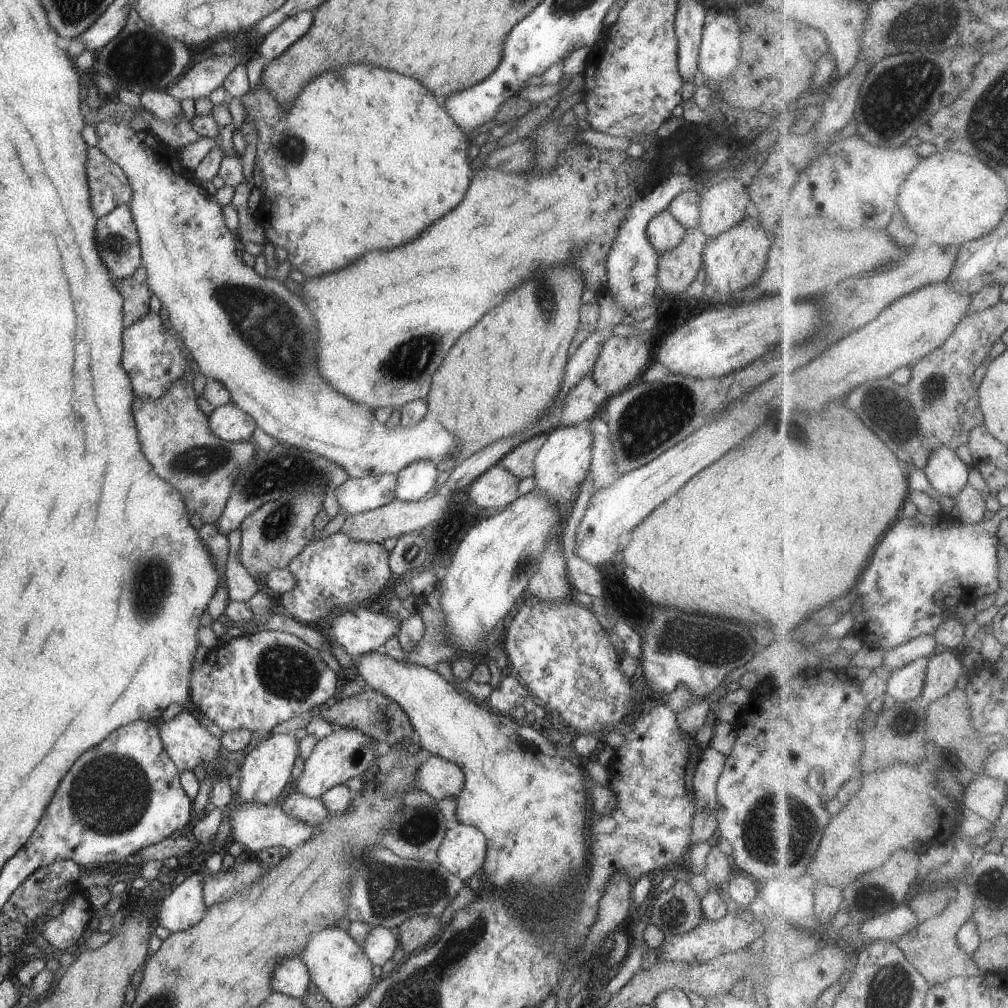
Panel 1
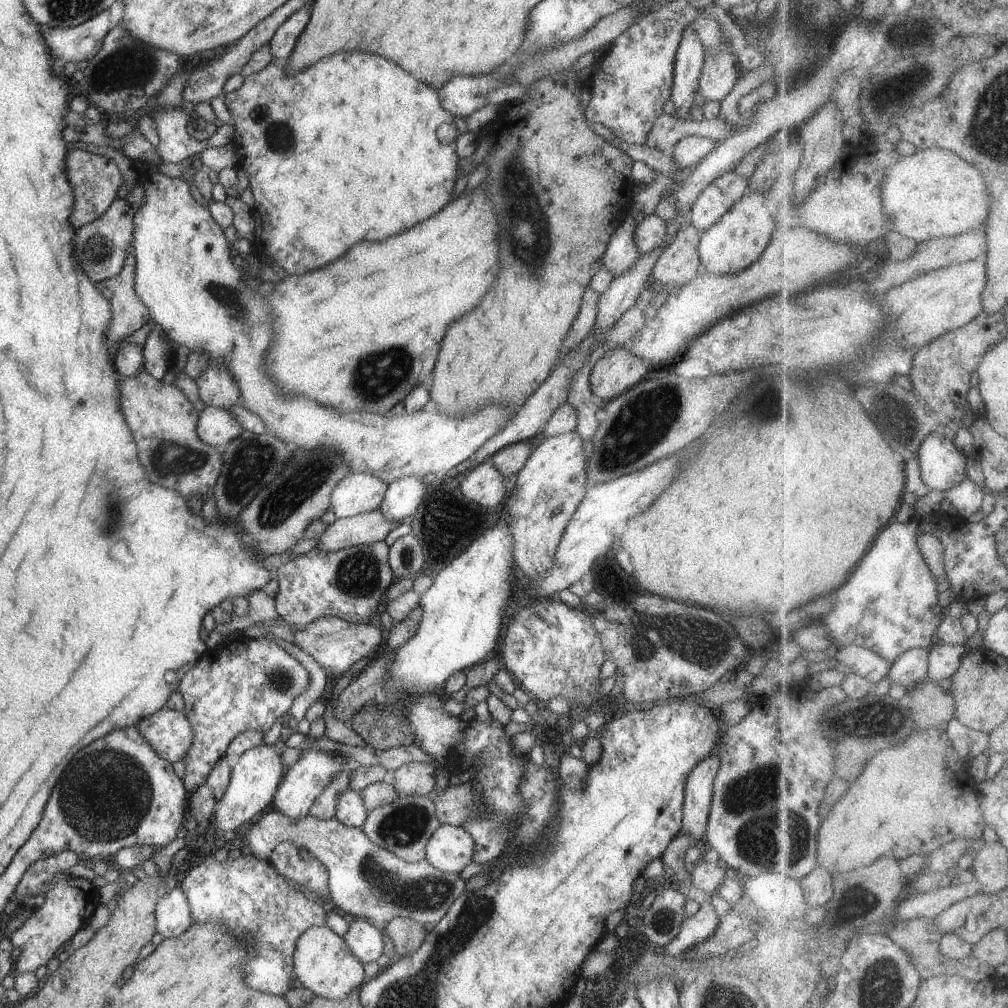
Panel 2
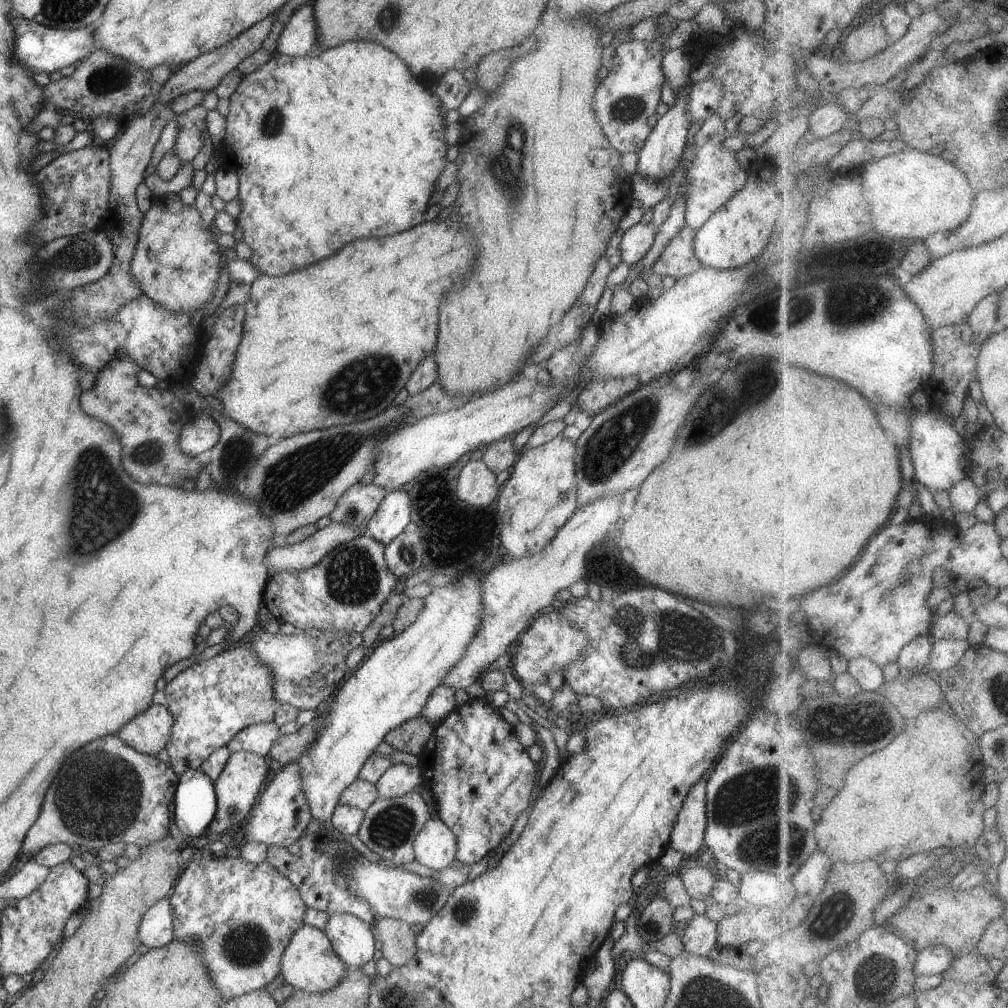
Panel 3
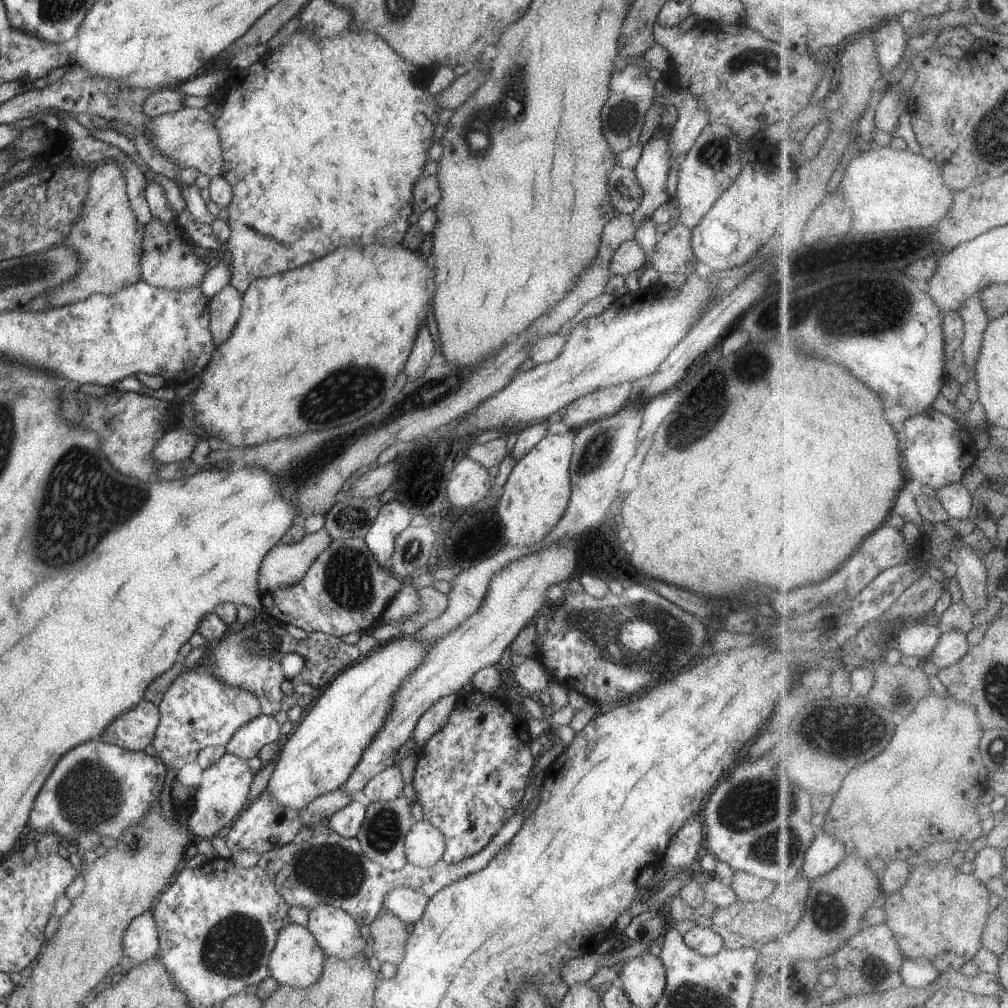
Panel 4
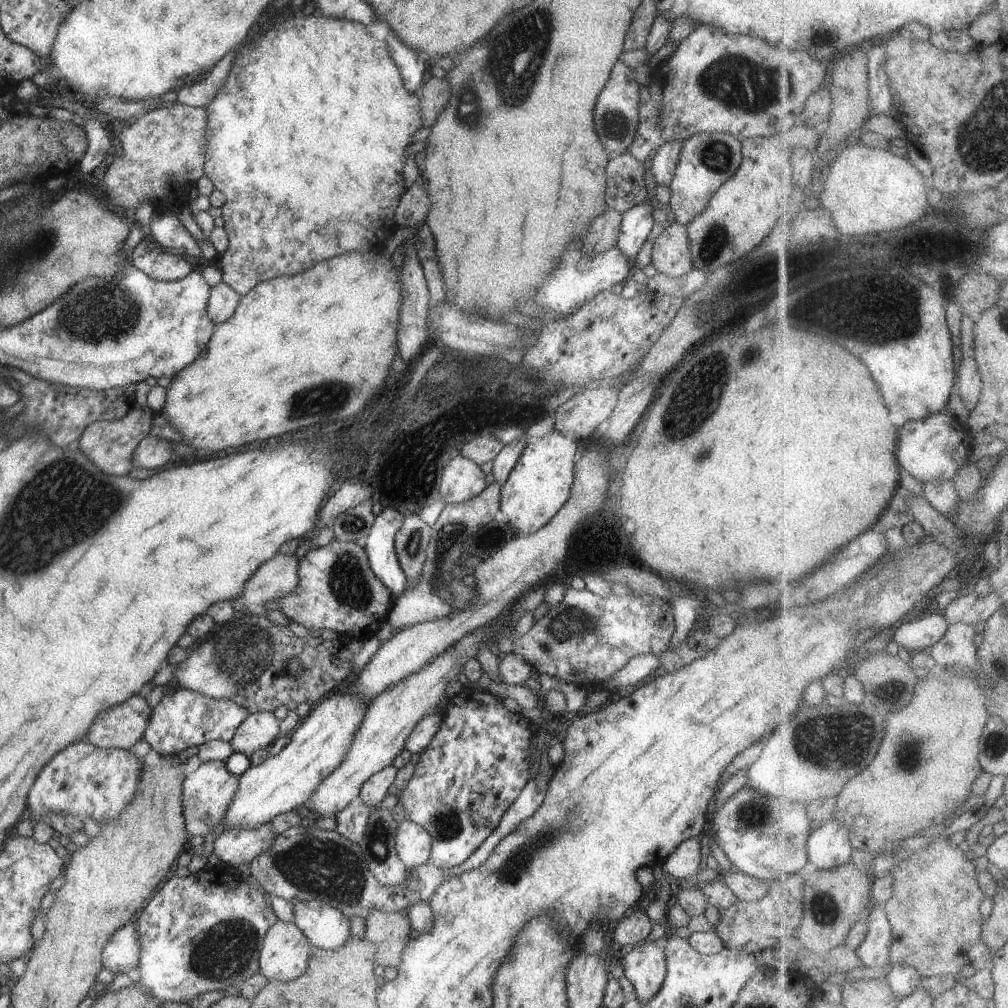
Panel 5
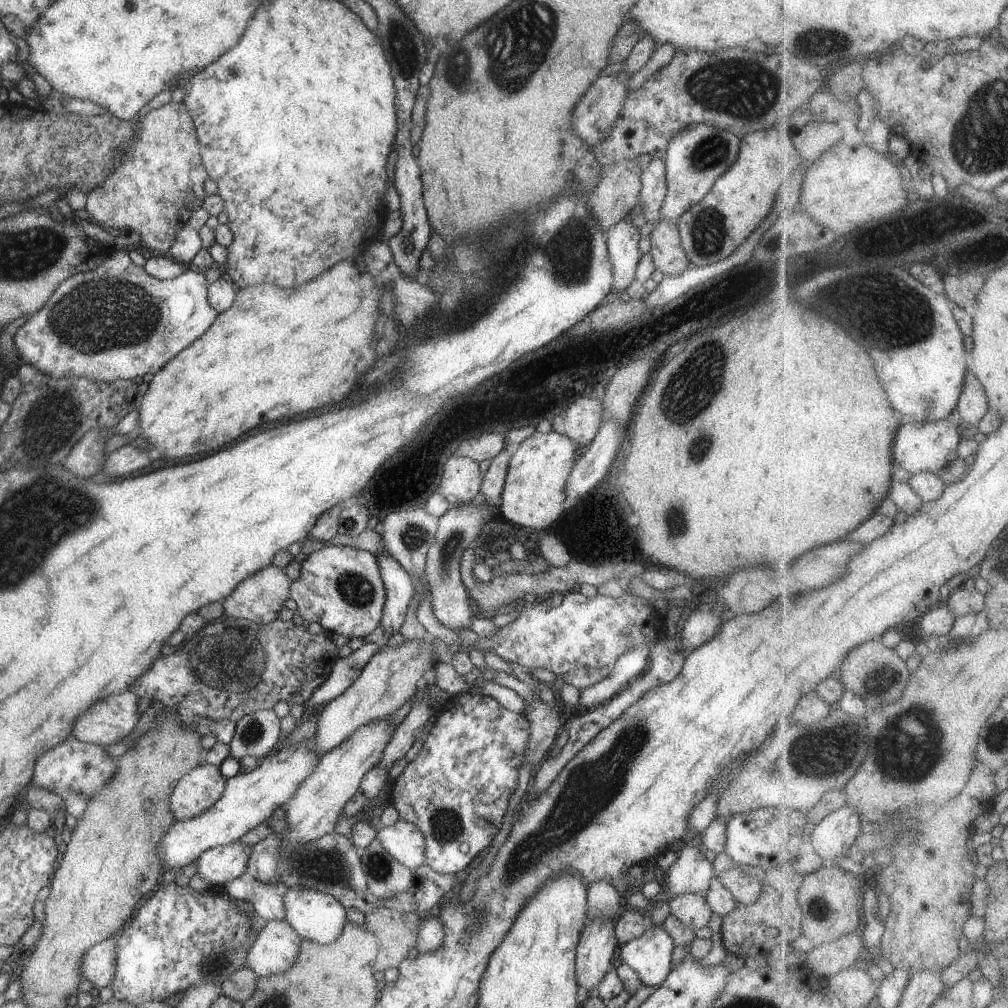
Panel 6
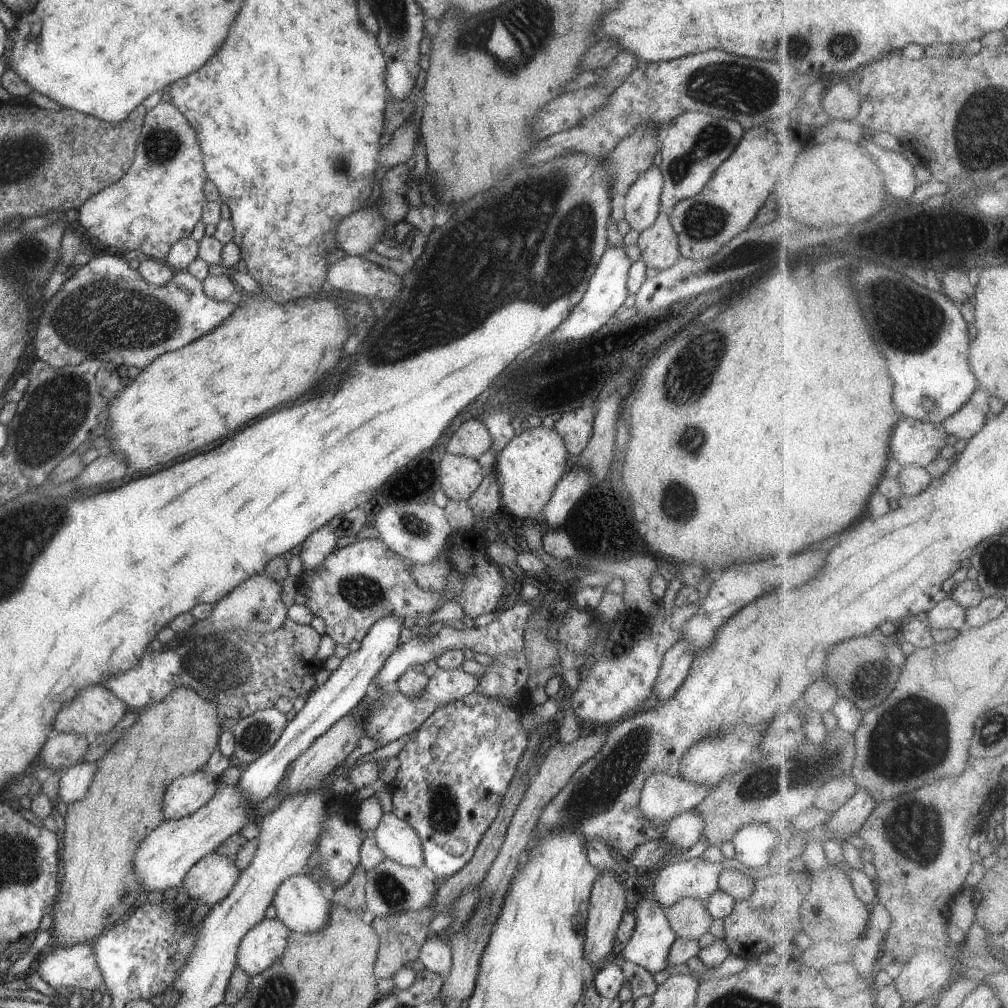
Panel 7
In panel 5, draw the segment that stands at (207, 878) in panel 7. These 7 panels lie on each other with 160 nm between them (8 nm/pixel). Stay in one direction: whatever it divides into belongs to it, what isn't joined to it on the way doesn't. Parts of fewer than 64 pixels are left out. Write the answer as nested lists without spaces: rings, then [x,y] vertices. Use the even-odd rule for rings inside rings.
[[[270,823],[255,829],[228,829],[216,838],[213,853],[220,857],[220,866],[235,871],[238,865],[250,863],[253,858],[267,851],[277,836]]]

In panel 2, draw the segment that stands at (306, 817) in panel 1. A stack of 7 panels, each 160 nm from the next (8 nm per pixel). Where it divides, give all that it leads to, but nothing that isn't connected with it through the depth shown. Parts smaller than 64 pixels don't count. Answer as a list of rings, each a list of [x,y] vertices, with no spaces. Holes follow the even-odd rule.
[[[340,757],[343,762],[339,775],[320,793],[318,799],[310,807],[309,815],[317,819],[334,819],[339,792],[346,790],[349,787],[350,777],[353,770],[356,768],[356,763],[348,758]]]

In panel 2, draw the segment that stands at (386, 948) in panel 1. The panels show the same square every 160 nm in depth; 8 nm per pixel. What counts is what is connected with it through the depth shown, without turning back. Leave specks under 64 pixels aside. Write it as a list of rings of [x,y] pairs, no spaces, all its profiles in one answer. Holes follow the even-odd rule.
[[[352,918],[347,933],[343,936],[345,943],[362,964],[374,962],[384,952],[382,927],[366,919]]]

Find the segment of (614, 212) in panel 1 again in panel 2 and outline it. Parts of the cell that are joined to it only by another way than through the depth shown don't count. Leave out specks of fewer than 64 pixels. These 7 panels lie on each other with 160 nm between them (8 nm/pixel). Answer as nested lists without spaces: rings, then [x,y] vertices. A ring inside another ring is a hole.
[[[481,185],[467,193],[462,193],[459,197],[450,201],[440,212],[426,219],[422,224],[416,224],[414,228],[400,232],[398,236],[392,236],[384,242],[360,242],[354,248],[350,248],[346,252],[346,256],[342,256],[340,260],[308,272],[306,276],[285,275],[282,282],[278,281],[276,290],[270,296],[270,304],[272,304],[272,316],[276,320],[276,340],[272,344],[272,352],[268,352],[268,360],[270,360],[270,372],[274,374],[276,382],[282,384],[282,388],[286,392],[296,392],[296,394],[304,394],[324,406],[332,406],[338,412],[362,412],[376,413],[384,415],[398,402],[402,402],[412,392],[416,385],[428,383],[432,374],[442,339],[446,336],[450,324],[464,316],[464,312],[470,312],[472,308],[476,308],[476,304],[480,304],[482,296],[488,292],[488,288],[494,284],[496,274],[500,270],[500,242],[498,242],[498,218],[496,218],[496,208],[494,202],[488,198],[488,194],[484,192],[485,188]]]

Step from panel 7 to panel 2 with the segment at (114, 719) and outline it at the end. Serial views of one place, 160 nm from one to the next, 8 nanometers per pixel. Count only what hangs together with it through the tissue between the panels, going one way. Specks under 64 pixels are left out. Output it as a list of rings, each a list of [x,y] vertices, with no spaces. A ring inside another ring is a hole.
[[[162,707],[160,711],[155,712],[152,716],[144,717],[141,721],[135,724],[137,731],[152,745],[163,759],[174,764],[177,760],[183,760],[191,750],[193,739],[192,725],[184,711],[177,711]]]

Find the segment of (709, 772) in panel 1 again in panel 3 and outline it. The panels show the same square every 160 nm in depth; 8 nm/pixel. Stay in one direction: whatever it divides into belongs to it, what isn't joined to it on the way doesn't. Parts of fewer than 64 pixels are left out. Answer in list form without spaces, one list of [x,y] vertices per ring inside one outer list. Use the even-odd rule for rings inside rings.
[[[704,776],[700,782],[692,786],[669,839],[669,847],[681,852],[683,856],[693,857],[703,848],[706,829],[706,780]]]

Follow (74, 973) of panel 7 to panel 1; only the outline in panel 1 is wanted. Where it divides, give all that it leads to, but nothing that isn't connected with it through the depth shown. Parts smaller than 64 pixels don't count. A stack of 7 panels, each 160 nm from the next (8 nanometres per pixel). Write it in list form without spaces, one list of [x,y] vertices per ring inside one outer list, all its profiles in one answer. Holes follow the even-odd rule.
[[[193,874],[179,878],[172,892],[166,896],[158,912],[158,924],[171,933],[192,928],[206,914],[204,902],[204,877]]]

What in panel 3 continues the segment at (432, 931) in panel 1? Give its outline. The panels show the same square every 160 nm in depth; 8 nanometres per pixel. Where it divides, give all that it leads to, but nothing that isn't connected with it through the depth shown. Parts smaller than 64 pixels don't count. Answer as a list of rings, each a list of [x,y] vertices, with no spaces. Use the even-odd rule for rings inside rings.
[[[384,917],[372,923],[372,926],[383,957],[393,967],[402,966],[414,958],[417,935],[406,921]]]

